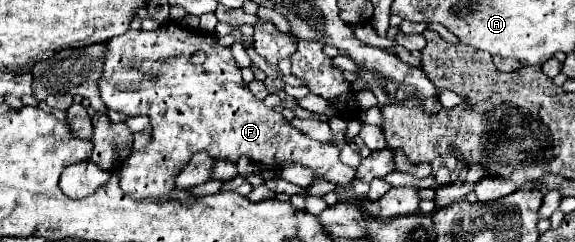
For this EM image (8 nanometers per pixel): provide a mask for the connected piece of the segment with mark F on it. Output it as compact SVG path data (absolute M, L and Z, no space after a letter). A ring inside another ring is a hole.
M166 22L158 30L128 30L122 36L110 38L104 44L104 68L98 80L98 90L102 102L116 112L124 112L126 116L146 114L150 118L150 128L154 142L140 152L132 152L126 160L126 166L120 170L120 188L132 196L134 200L146 198L162 198L174 190L174 174L182 164L190 160L190 154L198 150L206 150L214 160L230 160L236 162L240 156L250 158L252 162L260 162L266 166L284 166L298 162L302 166L312 168L314 178L324 178L334 184L348 184L354 178L354 168L344 166L340 162L340 150L326 142L316 142L296 130L280 112L266 108L262 100L258 100L248 86L242 82L240 66L232 58L230 48L222 48L212 34L196 32L180 28L176 22ZM202 50L206 54L206 62L194 66L190 58ZM152 72L162 72L158 82L150 80Z

